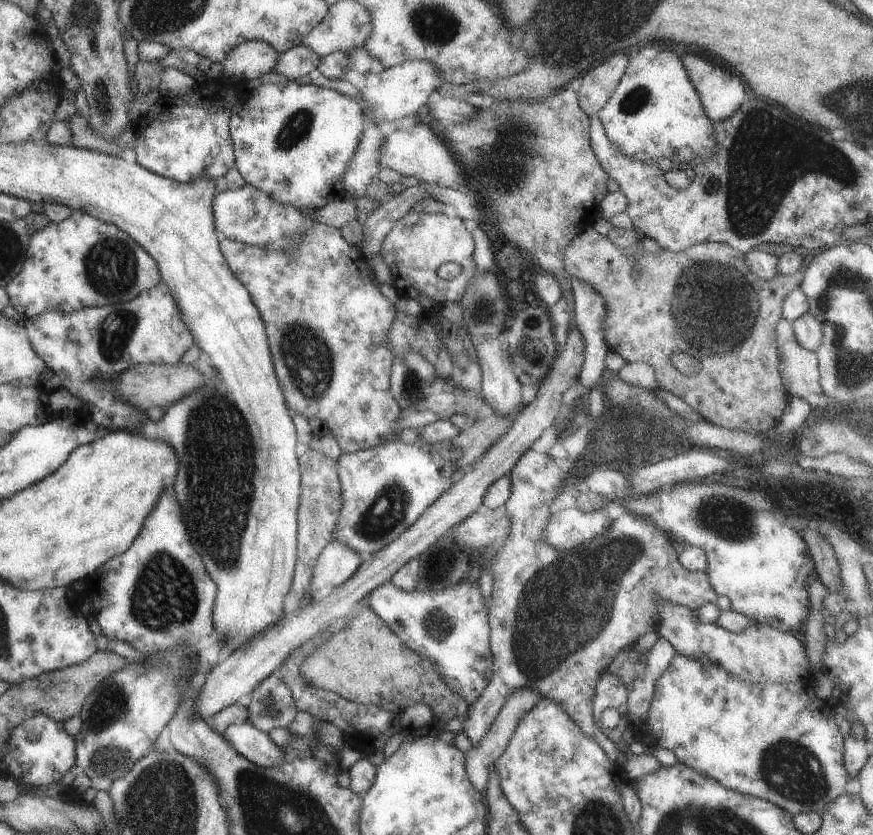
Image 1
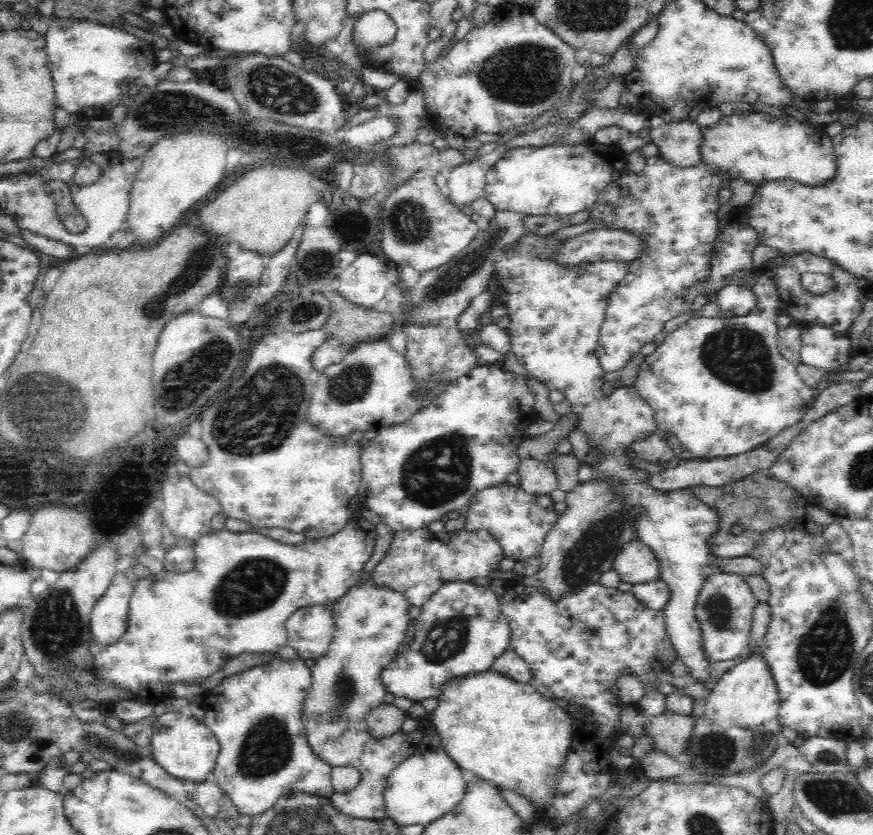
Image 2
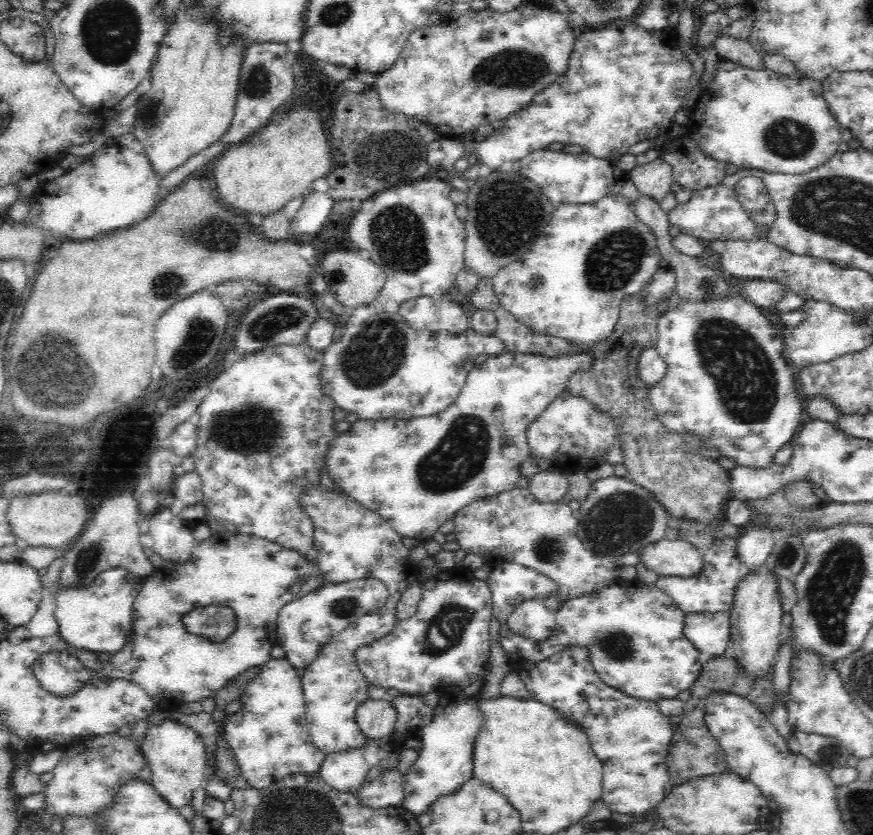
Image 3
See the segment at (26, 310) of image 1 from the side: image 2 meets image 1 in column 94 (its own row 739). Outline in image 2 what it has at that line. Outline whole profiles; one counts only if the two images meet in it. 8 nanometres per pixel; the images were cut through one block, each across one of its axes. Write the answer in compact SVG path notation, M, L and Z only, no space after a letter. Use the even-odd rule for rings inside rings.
M298 657L298 659L291 661L284 661L282 659L272 660L270 664L254 666L254 668L249 668L236 674L230 674L230 676L224 676L219 684L214 686L212 690L204 692L205 695L201 700L201 706L204 708L205 713L204 716L202 716L202 721L214 733L214 736L220 743L220 752L212 776L220 792L232 802L239 815L256 818L256 816L266 813L266 810L271 810L276 802L279 802L280 798L292 797L293 794L298 793L318 797L334 797L331 785L332 767L316 757L312 752L311 746L308 744L306 729L302 722L302 706L310 687L311 669L306 666L303 659Z

